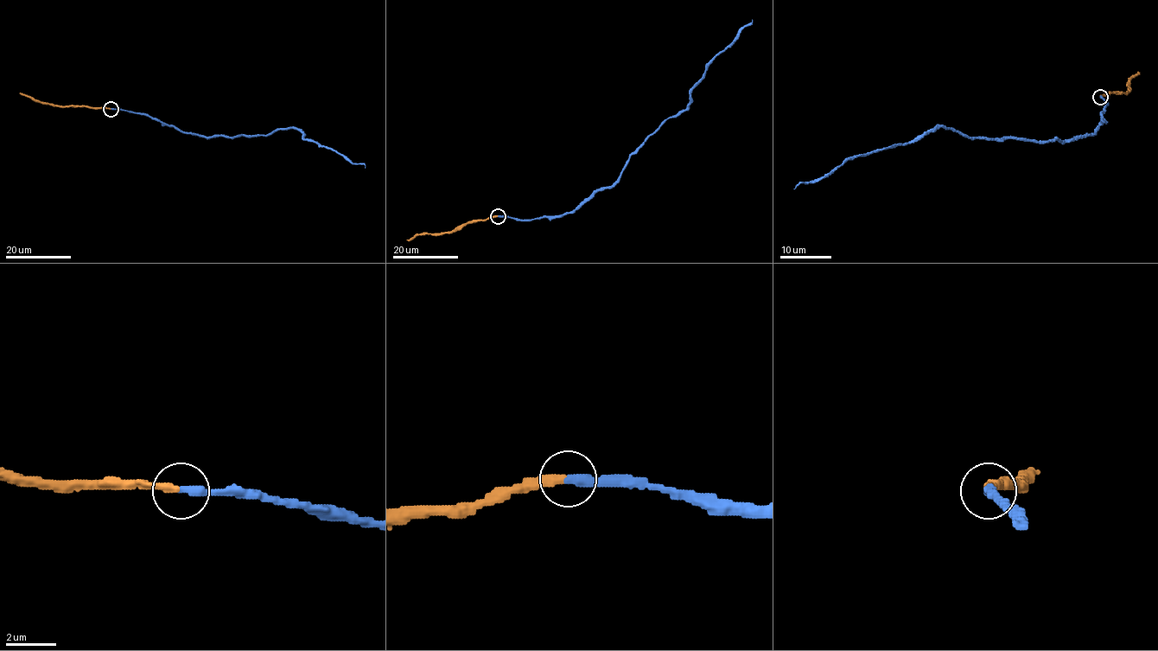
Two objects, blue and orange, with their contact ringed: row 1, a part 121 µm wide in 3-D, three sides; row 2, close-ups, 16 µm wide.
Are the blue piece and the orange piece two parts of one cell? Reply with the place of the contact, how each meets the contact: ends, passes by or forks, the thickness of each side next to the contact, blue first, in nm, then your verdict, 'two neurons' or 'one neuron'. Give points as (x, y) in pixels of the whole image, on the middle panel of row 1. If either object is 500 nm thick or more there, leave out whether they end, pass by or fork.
place (498, 216); blue ends; orange ends; calibres 400 and 360 nm; one neuron

